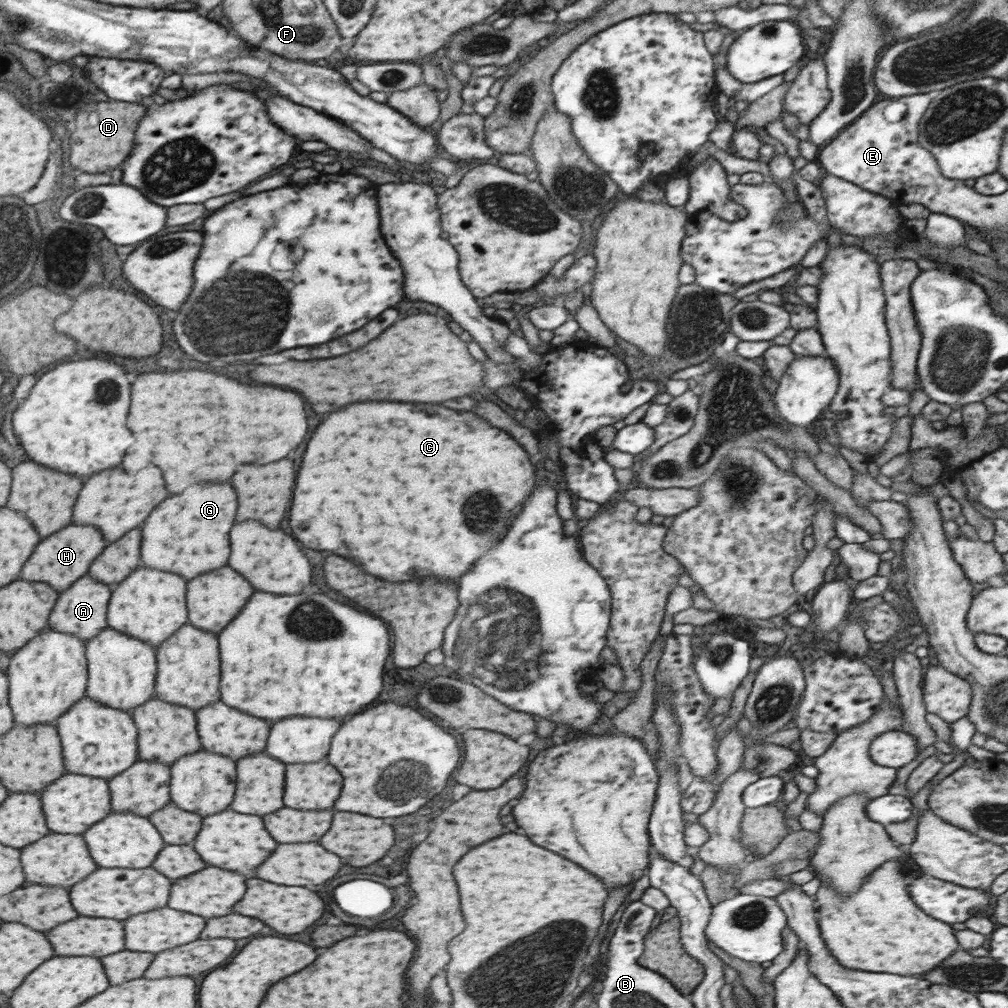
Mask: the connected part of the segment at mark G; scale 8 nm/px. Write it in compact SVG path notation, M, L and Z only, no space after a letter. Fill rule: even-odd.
M192 484L182 494L172 496L166 504L154 508L154 516L146 520L146 540L142 540L142 562L162 572L178 572L192 580L204 572L222 568L230 556L228 534L236 520L236 492L226 484ZM190 524L190 526L172 526Z

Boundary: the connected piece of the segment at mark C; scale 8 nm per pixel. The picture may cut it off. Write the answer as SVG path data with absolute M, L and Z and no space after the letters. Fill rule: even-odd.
M400 402L350 404L350 406L344 406L336 412L332 412L318 426L312 440L308 442L306 452L302 456L302 466L298 470L298 480L296 480L296 488L294 488L294 500L292 500L292 510L290 510L288 524L292 526L290 528L292 534L304 546L308 546L312 550L330 550L330 552L334 552L342 558L356 560L356 562L360 562L360 566L366 574L378 576L382 580L410 582L410 580L418 580L418 578L424 578L424 576L438 576L440 580L458 582L458 578L462 574L466 574L478 558L482 558L498 540L502 540L502 536L508 532L510 518L518 516L518 512L522 512L527 498L535 487L534 476L537 474L535 472L536 468L531 462L532 459L529 454L510 433L488 424L486 420L474 412L456 412L456 410L450 410L450 408L444 408L444 406L440 406L440 410L436 410L436 406L432 406L432 404L400 404ZM482 490L494 494L498 500L504 502L504 516L500 518L498 524L494 524L494 528L478 534L478 532L470 530L470 496L476 494L476 492L482 492Z

